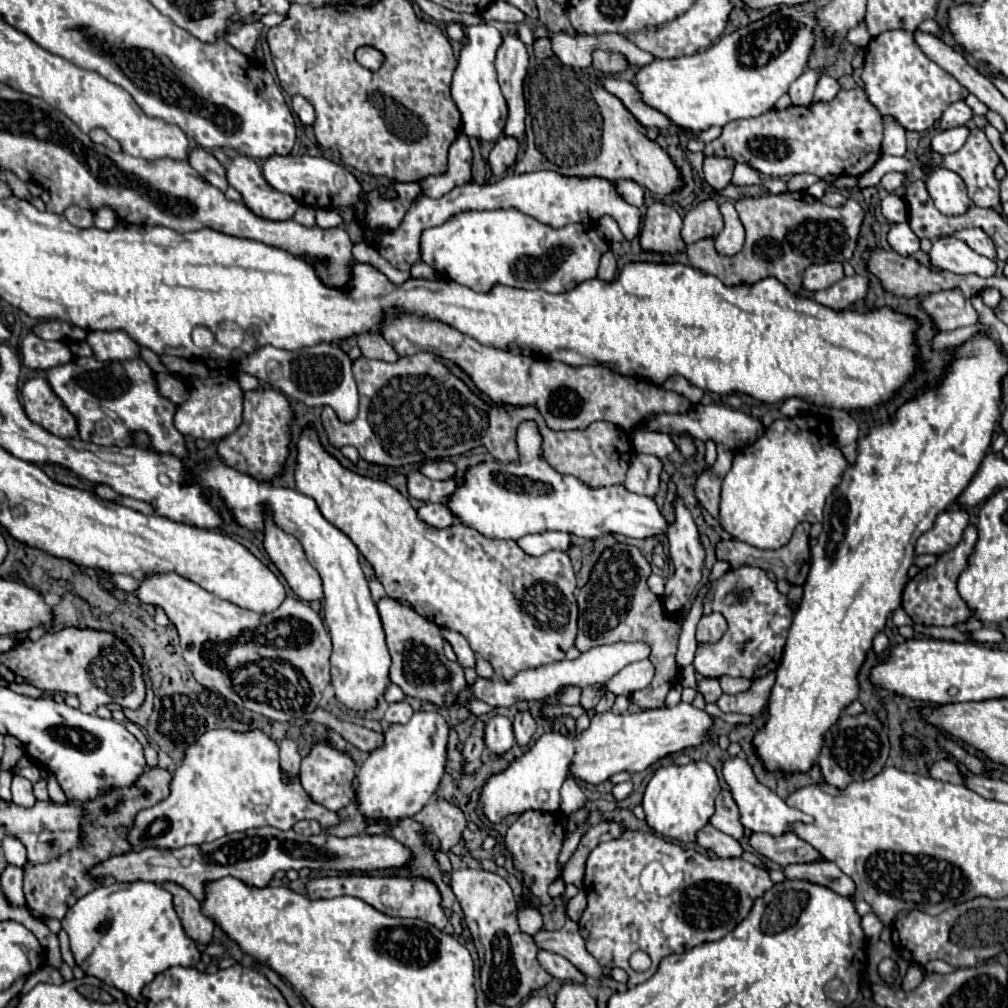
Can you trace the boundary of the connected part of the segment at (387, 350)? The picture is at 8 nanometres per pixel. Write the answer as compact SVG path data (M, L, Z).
M376 330L360 334L358 336L358 348L362 350L362 354L366 358L378 358L378 360L384 360L384 362L396 362L398 360L396 350Z

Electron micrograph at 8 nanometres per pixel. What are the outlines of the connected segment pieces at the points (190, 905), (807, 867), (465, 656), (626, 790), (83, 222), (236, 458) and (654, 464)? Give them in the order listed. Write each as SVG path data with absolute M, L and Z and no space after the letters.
M162 882L162 888L174 896L174 908L180 916L180 922L182 922L186 934L192 940L196 940L198 944L208 944L212 940L216 922L202 914L200 900L196 900L186 888L182 888L174 882Z
M816 860L816 862L808 862L808 864L788 864L788 866L784 866L784 874L786 874L786 878L810 880L814 884L828 886L830 890L834 890L842 896L856 898L852 878L848 878L834 862Z
M440 628L440 630L442 630L442 638L444 638L446 642L450 642L452 650L456 652L458 662L460 662L462 666L474 666L476 656L474 656L474 652L472 652L468 640L466 640L460 632L454 632L454 630L448 630L448 628Z
M632 780L622 782L622 784L616 784L616 786L612 788L612 796L614 796L618 802L622 802L624 798L628 798L630 792L632 792Z
M70 206L64 216L68 218L70 224L74 224L76 228L92 228L94 226L94 216L90 210L82 210L78 206Z
M262 388L244 394L244 420L236 432L220 440L218 456L232 468L248 472L256 480L274 480L284 474L284 466L290 454L290 424L294 420L294 410L288 398L280 390Z
M636 454L630 460L624 486L634 494L654 496L658 492L662 472L662 460L650 454Z

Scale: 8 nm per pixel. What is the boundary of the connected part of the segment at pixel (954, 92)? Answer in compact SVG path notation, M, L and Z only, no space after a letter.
M888 30L870 40L864 56L862 82L870 104L882 116L892 116L904 130L912 132L930 130L942 118L948 104L968 96L968 90L930 60L906 30Z

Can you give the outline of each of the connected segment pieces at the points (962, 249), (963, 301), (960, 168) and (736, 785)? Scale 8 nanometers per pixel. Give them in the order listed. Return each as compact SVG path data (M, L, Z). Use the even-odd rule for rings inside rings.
M952 236L938 238L932 244L928 258L930 258L930 264L934 268L948 270L948 272L954 272L954 274L992 276L996 272L994 260L988 260L988 258L976 254L974 250L964 246L964 242L952 238Z
M944 290L930 294L920 302L920 308L932 318L938 332L952 332L962 326L978 324L978 314L970 300L960 290Z
M974 126L974 128L970 128L970 134L968 134L966 144L958 152L944 156L944 166L950 168L950 170L954 170L964 180L964 184L968 186L968 196L970 196L970 200L976 206L996 208L998 206L998 180L994 178L994 168L996 168L998 160L1000 158L994 152L992 144L988 142L984 130L980 130L980 128Z
M738 756L724 760L724 764L722 764L722 776L724 776L726 784L730 786L734 802L738 804L740 824L748 832L766 832L766 834L772 834L772 836L780 836L784 832L790 832L790 824L796 822L796 820L812 822L812 818L808 818L808 814L804 814L804 812L800 812L796 808L790 808L776 792L772 792L770 788L766 788L764 784L760 784L758 778L754 776L752 766L748 764L748 760L738 758Z

